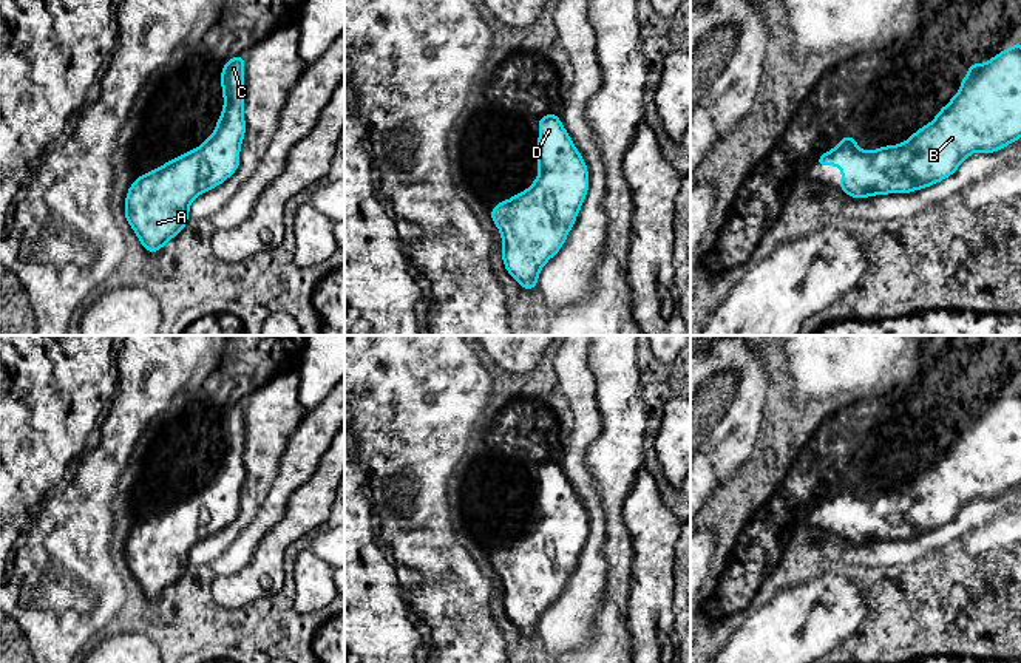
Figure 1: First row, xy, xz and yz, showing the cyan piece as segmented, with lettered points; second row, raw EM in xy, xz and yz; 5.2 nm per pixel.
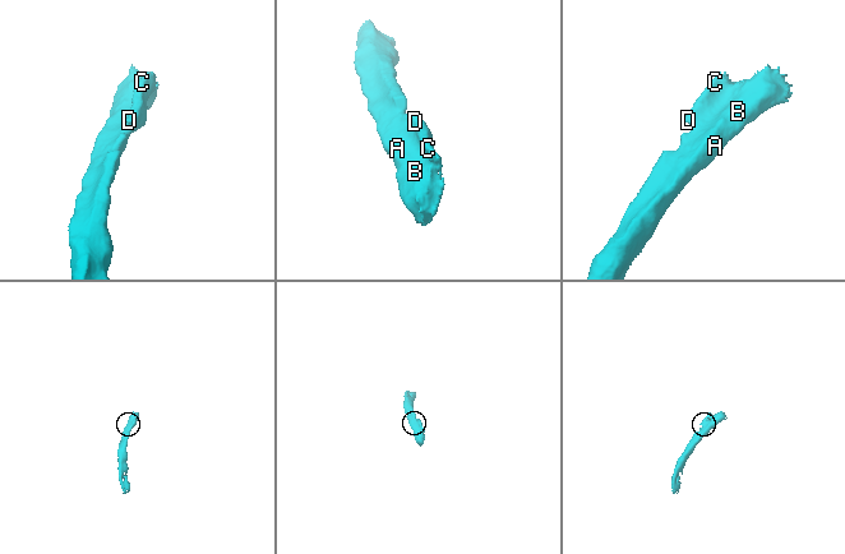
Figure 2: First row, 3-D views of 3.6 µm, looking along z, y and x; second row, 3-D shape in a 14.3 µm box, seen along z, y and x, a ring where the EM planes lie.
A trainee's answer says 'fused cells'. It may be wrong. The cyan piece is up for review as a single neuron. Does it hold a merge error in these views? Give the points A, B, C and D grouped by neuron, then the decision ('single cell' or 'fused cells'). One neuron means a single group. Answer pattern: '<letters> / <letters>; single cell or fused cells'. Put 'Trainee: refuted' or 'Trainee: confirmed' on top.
Trainee: confirmed
A B / C D; fused cells

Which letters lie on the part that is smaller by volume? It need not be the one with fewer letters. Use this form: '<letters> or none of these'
C, D

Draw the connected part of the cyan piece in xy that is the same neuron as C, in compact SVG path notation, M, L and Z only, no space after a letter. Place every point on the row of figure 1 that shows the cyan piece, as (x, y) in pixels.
M244 56L226 62L221 73L221 83L226 99L222 114L213 134L192 153L195 153L204 165L209 162L222 164L235 173L239 165L241 141L246 133L243 117L244 94L238 94L238 91L244 88Z

